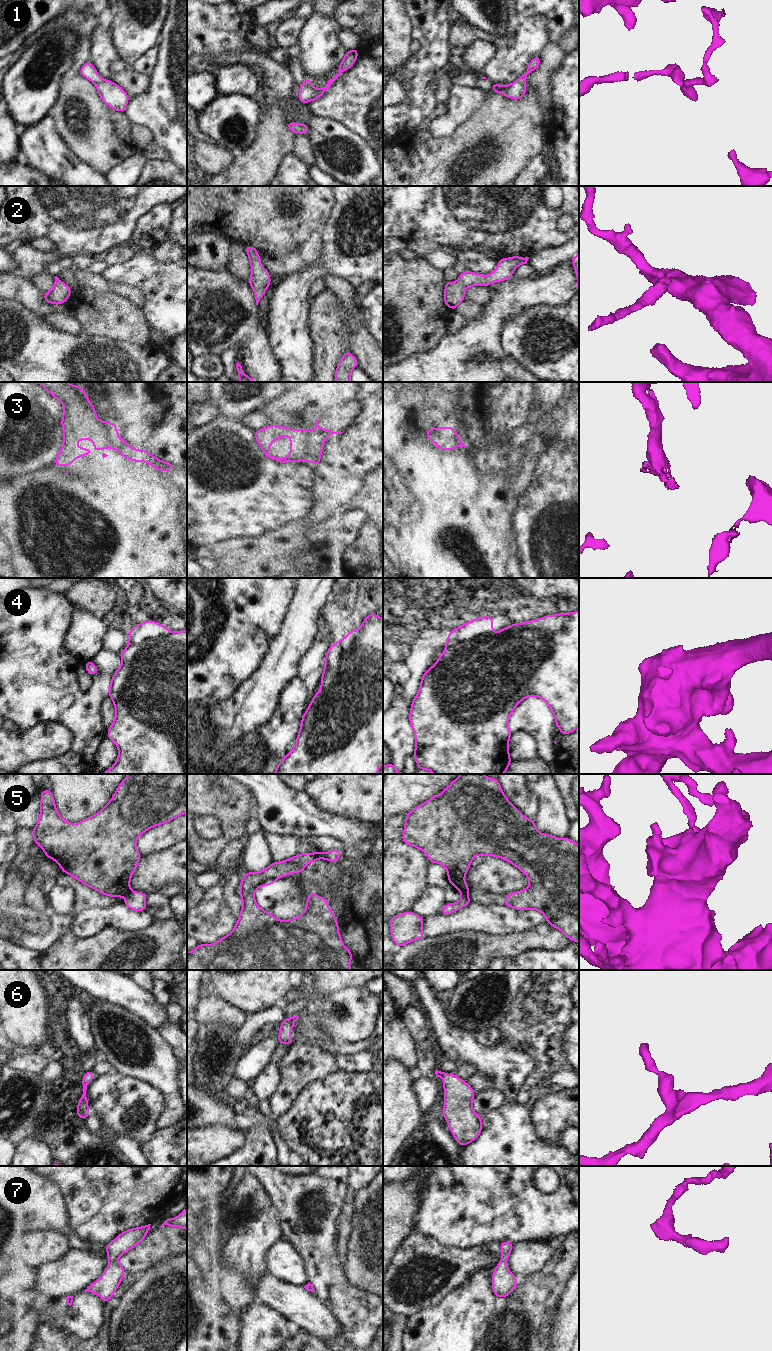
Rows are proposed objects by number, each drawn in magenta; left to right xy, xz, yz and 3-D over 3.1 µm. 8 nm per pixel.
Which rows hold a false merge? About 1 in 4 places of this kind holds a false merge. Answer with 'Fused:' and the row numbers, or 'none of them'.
Fused: 5

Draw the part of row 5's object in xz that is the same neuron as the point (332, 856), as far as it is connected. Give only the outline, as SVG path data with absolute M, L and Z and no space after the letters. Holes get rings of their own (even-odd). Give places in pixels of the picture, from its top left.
M331 850L324 853L324 859L329 862L336 862L342 856L342 852L339 850Z

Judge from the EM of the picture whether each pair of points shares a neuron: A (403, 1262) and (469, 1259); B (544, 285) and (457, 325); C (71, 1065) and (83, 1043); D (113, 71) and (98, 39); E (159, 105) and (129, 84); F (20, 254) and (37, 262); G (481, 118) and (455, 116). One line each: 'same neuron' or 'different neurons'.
A: same neuron
B: different neurons
C: different neurons
D: same neuron
E: different neurons
F: same neuron
G: different neurons

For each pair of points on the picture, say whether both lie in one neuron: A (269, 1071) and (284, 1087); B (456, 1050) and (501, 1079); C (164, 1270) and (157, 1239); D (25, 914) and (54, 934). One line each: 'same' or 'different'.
A: different
B: same
C: different
D: different

